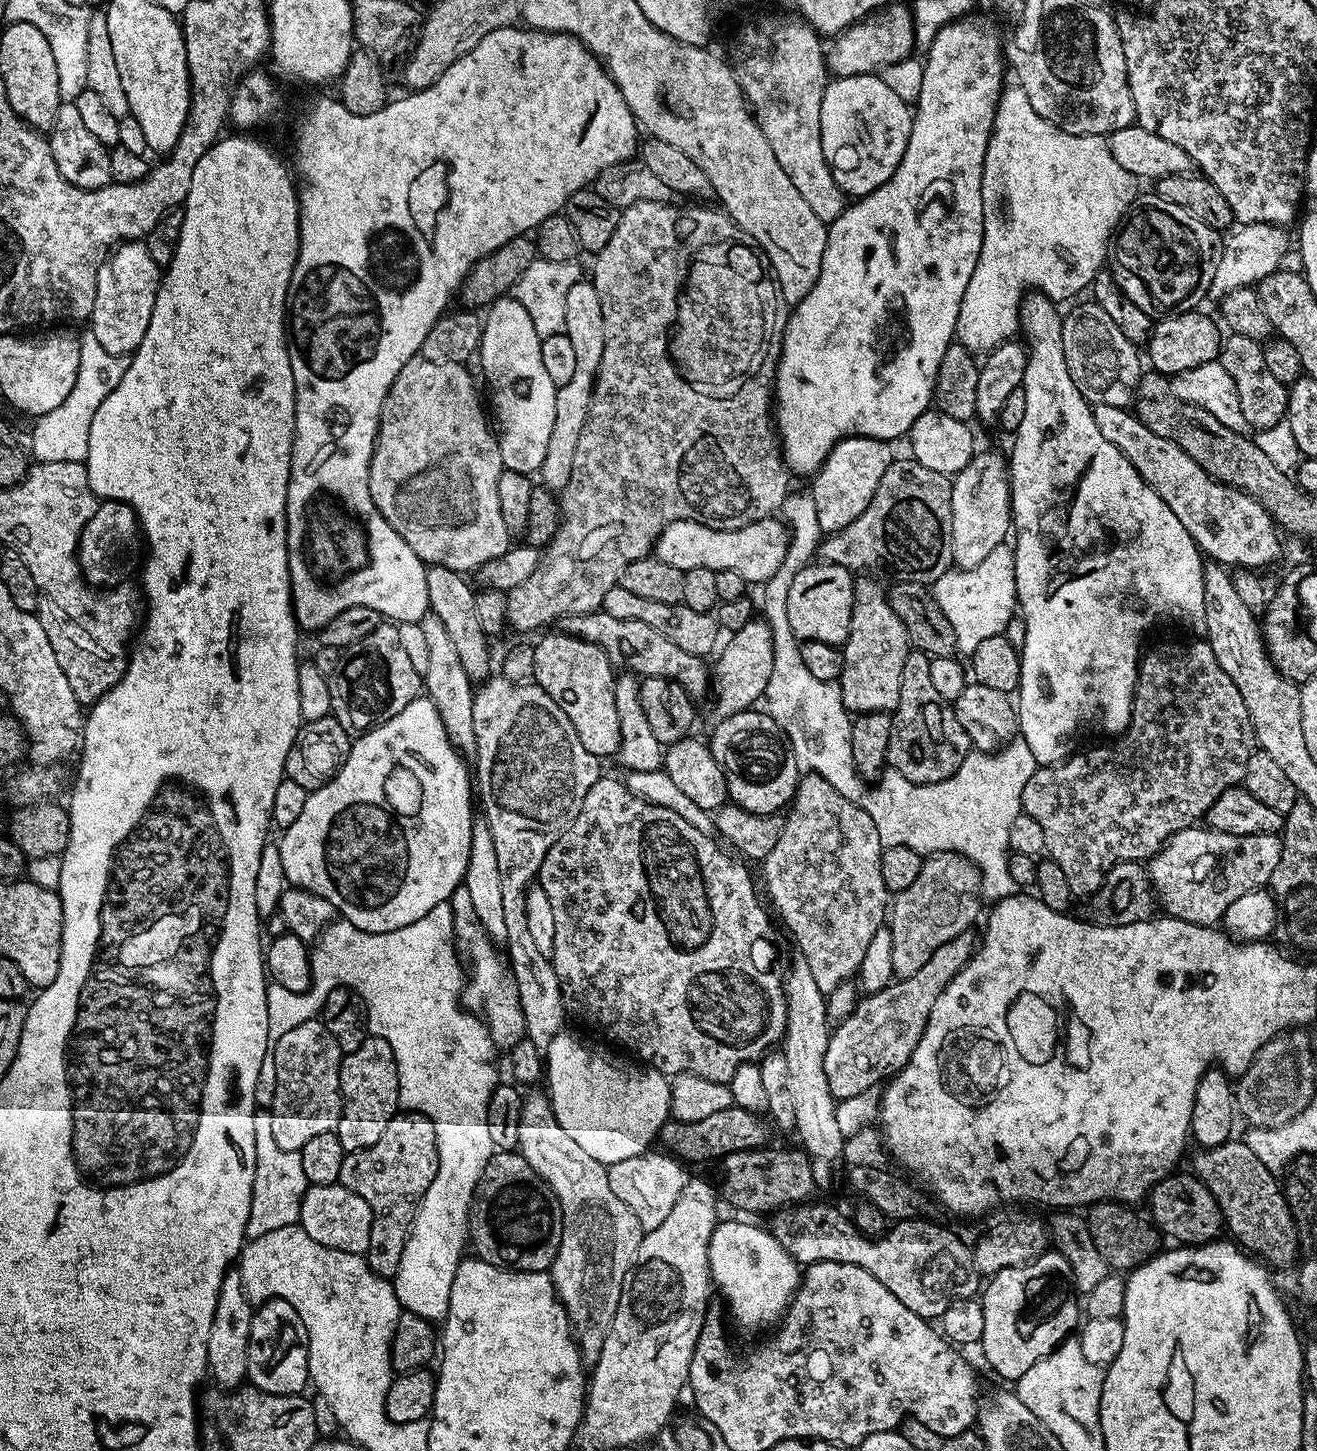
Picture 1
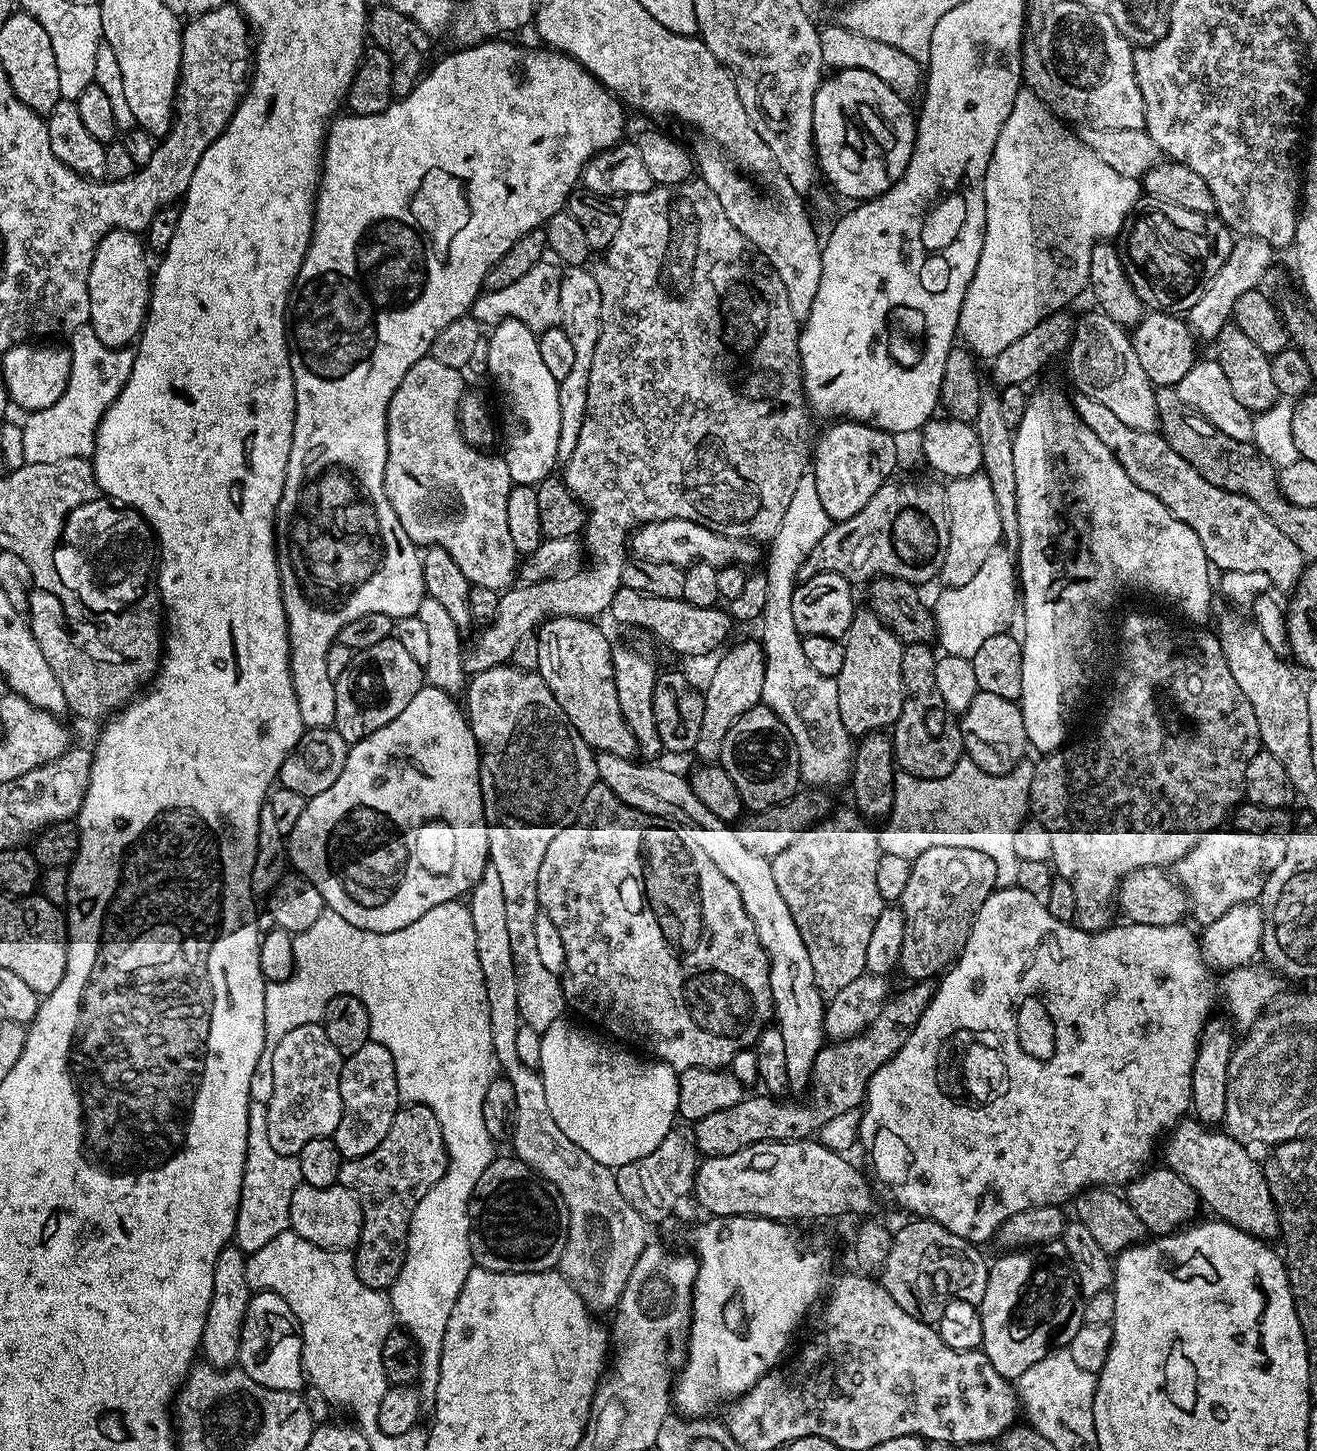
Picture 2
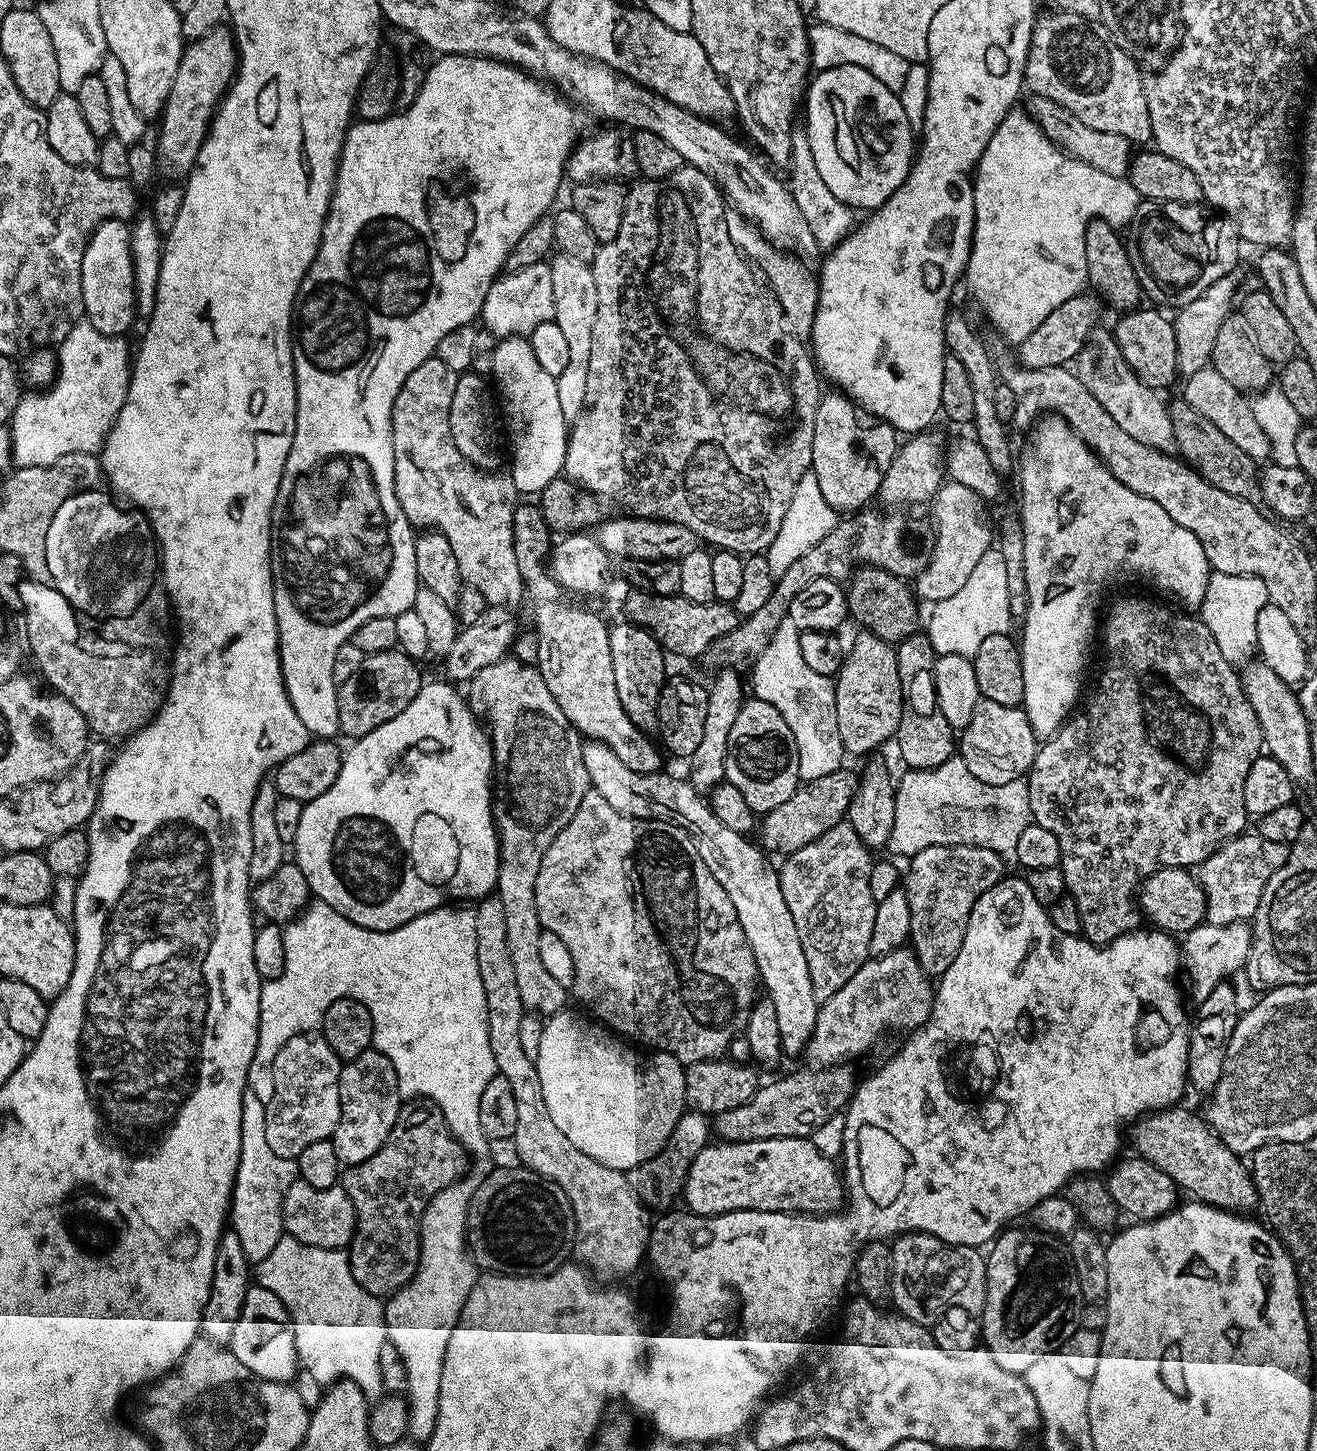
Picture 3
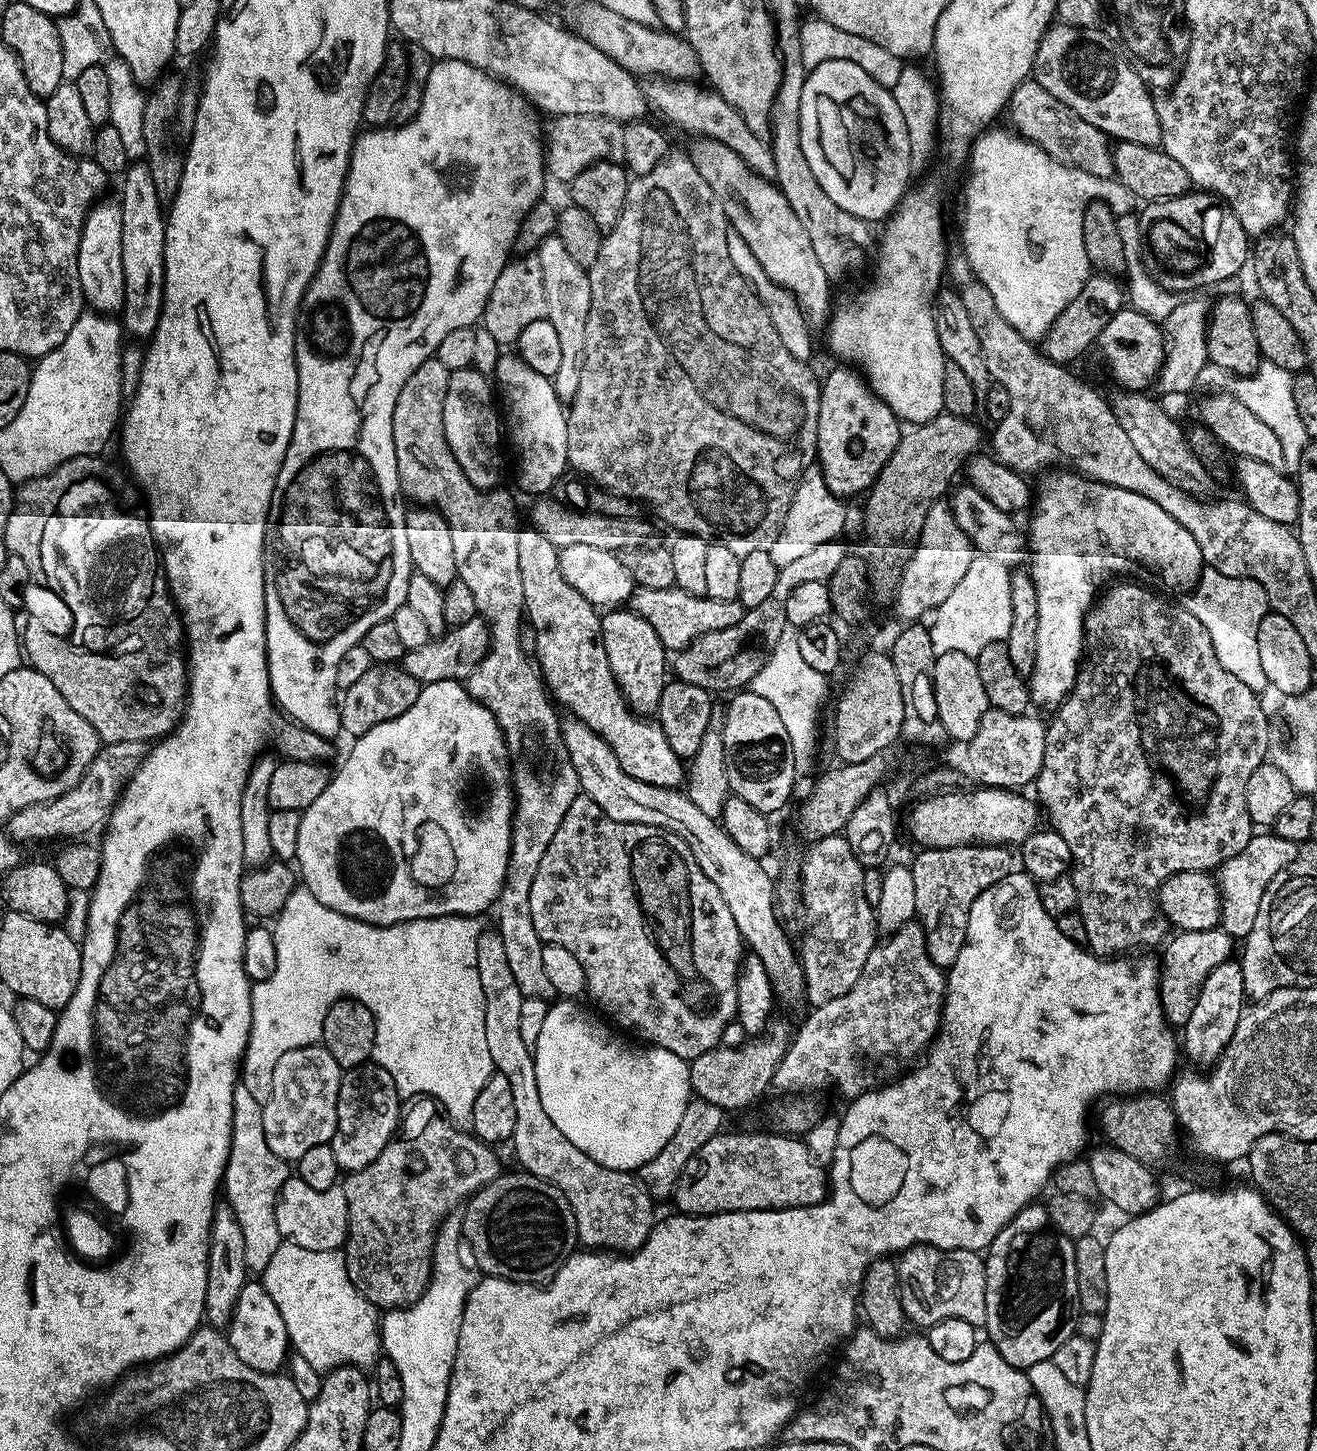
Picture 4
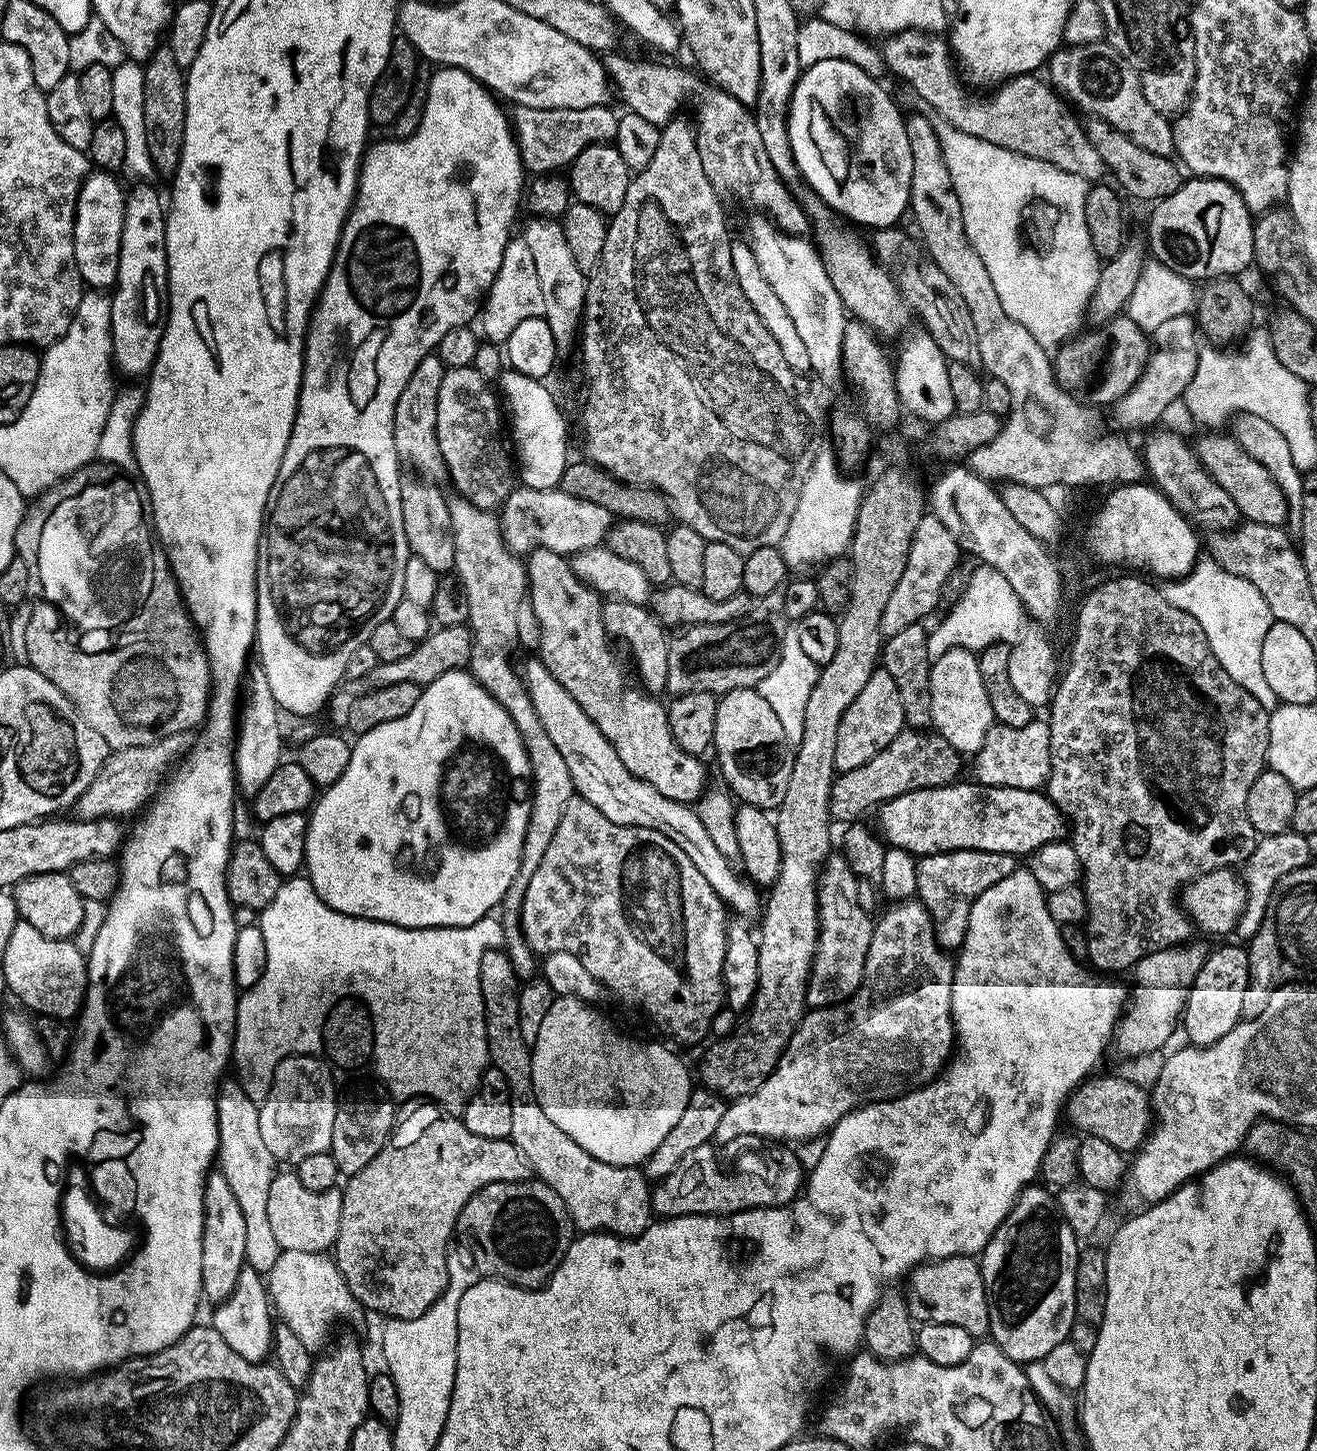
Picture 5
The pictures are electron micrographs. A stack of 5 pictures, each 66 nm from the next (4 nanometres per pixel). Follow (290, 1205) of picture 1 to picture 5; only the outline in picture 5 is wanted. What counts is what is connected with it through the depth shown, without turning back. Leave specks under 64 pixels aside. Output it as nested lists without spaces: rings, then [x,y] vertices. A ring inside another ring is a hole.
[[[232,1078],[221,1083],[216,1094],[216,1113],[218,1114],[218,1170],[230,1182],[230,1190],[238,1198],[246,1222],[246,1264],[254,1271],[266,1274],[278,1262],[281,1249],[270,1231],[270,1218],[266,1215],[267,1195],[270,1182],[274,1182],[278,1162],[262,1138],[258,1127],[260,1105],[253,1102],[242,1090],[242,1086]]]

